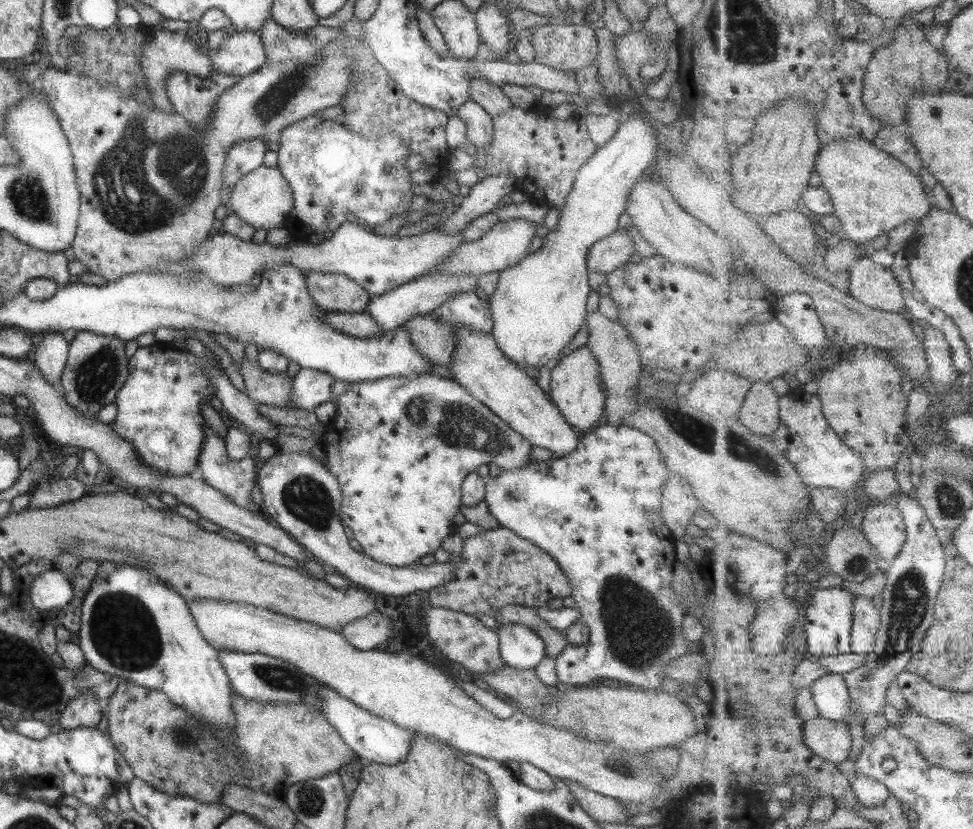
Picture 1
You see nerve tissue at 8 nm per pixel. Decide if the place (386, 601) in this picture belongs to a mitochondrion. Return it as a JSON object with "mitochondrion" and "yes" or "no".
{"mitochondrion":"no"}

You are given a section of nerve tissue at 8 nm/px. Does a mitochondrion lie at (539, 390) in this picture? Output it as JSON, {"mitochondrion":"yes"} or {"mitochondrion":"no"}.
{"mitochondrion":"no"}

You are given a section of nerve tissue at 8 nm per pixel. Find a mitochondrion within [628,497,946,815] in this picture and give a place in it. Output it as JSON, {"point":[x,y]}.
{"point":[910,600]}

